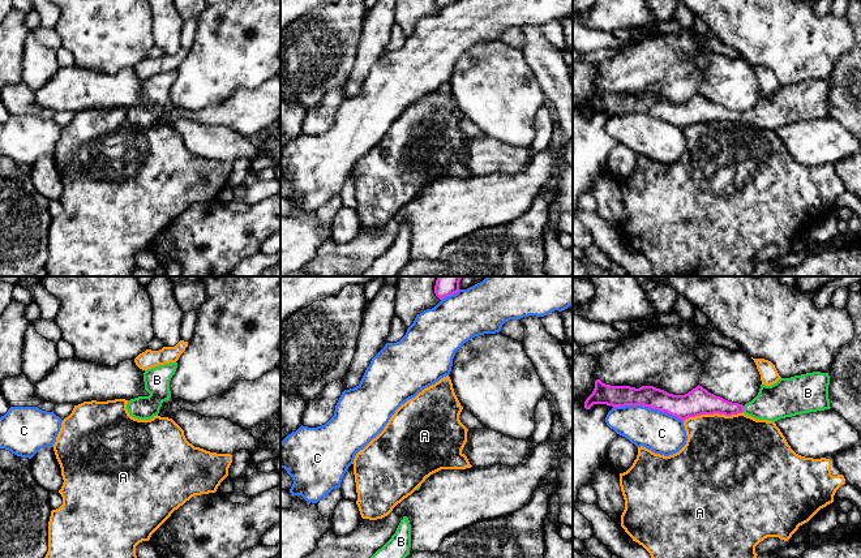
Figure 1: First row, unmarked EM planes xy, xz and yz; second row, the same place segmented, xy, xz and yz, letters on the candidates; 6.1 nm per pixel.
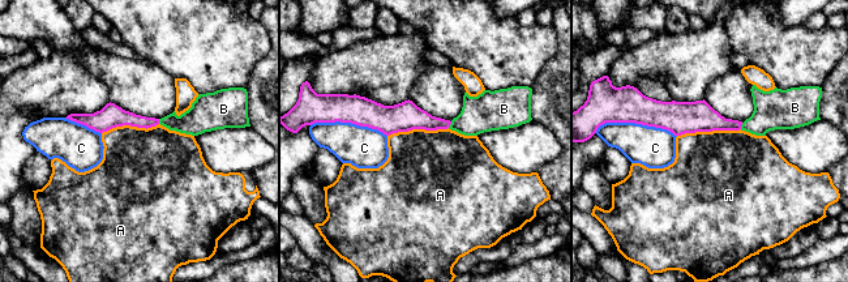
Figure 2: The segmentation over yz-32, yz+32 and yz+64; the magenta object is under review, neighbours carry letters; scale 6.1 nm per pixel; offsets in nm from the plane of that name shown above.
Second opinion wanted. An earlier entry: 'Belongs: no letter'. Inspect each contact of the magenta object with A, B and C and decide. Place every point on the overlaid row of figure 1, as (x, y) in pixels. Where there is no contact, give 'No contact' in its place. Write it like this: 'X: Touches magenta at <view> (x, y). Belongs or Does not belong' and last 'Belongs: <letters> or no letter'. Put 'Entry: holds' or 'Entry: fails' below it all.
A: Touches magenta at yz (712, 413). Does not belong
B: Touches magenta at yz (744, 408). Belongs
C: Touches magenta at yz (649, 407). Does not belong
Belongs: B
Entry: fails

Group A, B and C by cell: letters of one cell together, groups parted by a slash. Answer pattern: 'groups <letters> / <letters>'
groups A / B / C

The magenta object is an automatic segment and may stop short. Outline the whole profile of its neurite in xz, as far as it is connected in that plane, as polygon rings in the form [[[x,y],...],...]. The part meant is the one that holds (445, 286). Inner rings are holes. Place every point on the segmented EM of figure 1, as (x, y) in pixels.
[[[437,276],[434,293],[442,300],[459,291],[459,282],[463,276]]]

